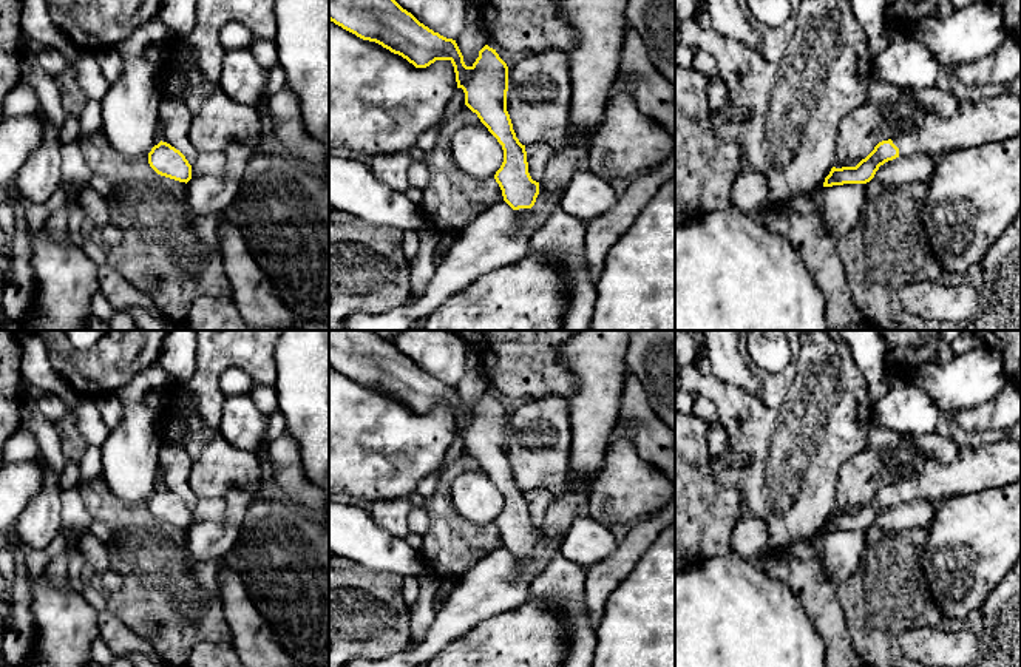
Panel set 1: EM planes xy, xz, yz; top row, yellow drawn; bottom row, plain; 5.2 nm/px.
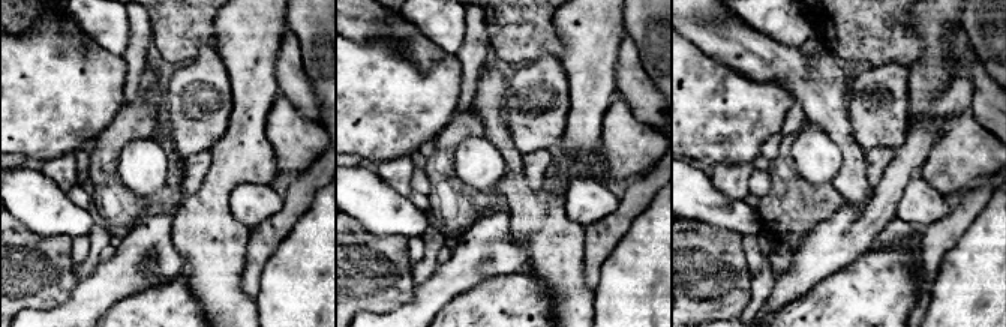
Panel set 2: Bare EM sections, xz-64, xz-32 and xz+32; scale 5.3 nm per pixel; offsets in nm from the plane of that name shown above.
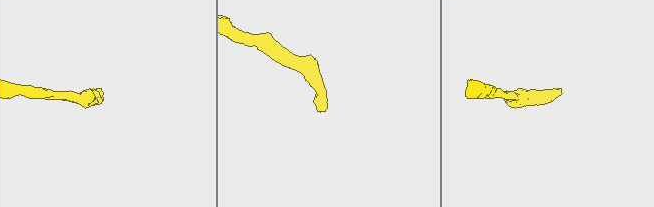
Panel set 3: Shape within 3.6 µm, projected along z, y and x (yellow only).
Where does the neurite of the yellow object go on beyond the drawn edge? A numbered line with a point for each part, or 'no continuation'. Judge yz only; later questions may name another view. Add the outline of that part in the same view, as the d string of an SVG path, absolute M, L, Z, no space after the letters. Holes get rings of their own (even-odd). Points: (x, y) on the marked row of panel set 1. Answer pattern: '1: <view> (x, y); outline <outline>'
1: yz (997, 116); outline M1007 91L989 93L979 99L958 99L956 111L944 119L921 111L910 131L896 131L887 120L877 130L879 142L891 139L899 157L945 153L999 142L1021 134L1021 100Z

